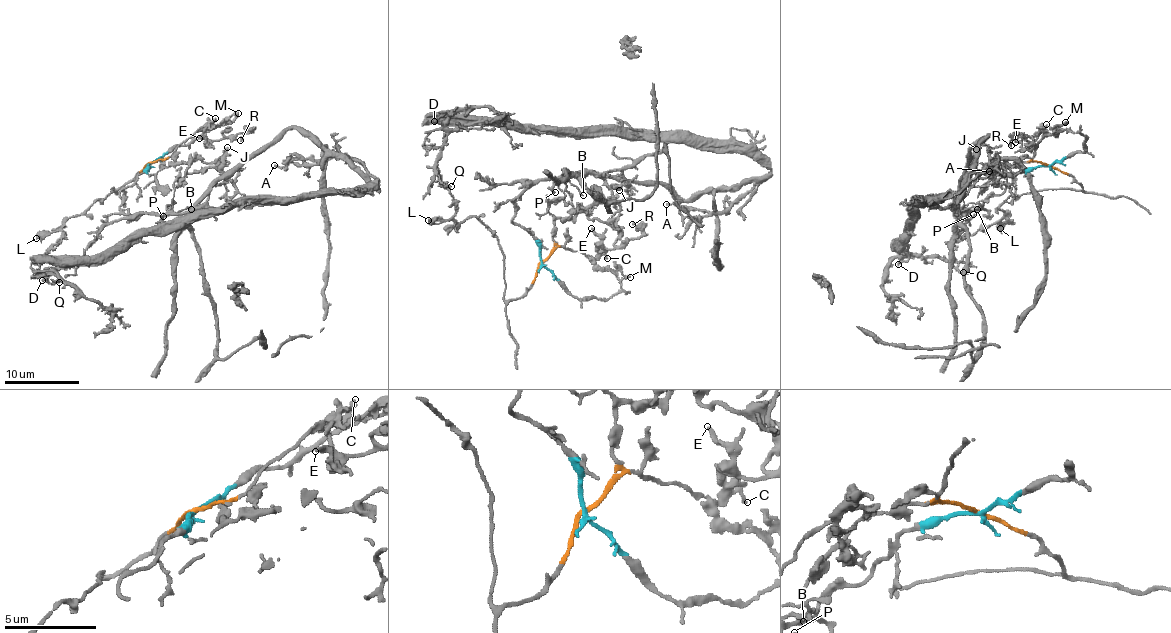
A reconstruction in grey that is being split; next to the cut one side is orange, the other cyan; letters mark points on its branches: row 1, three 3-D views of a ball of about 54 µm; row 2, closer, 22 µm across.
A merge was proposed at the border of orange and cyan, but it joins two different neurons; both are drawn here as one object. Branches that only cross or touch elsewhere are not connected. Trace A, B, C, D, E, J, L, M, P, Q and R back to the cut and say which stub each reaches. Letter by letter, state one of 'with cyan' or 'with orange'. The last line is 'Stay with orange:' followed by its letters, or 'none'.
A: with cyan
B: with cyan
C: with orange
D: with cyan
E: with orange
J: with cyan
L: with orange
M: with orange
P: with cyan
Q: with cyan
R: with orange
Stay with orange: C, E, L, M, R

